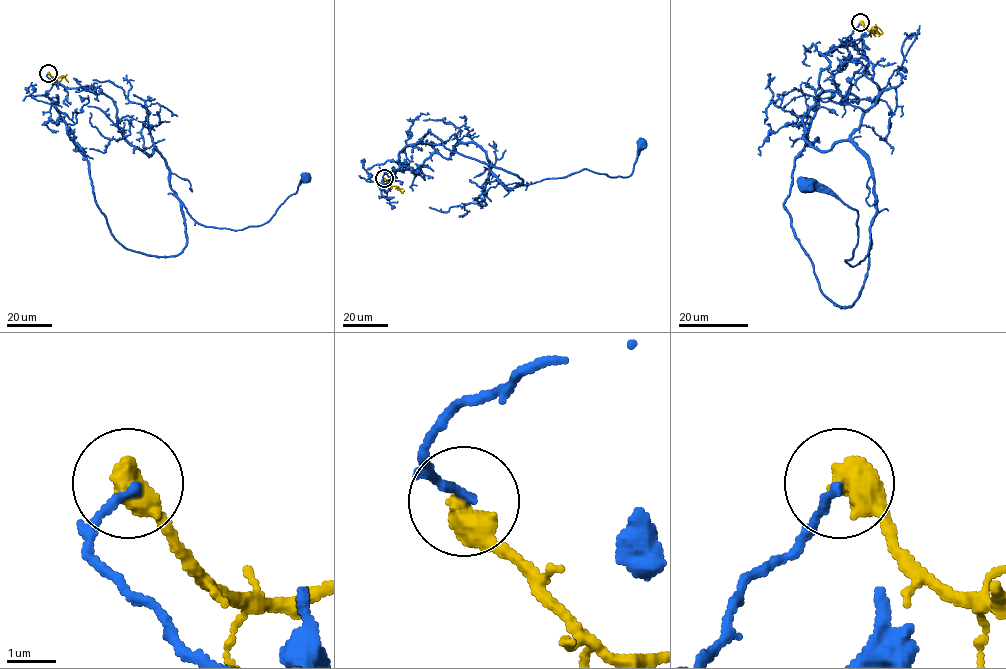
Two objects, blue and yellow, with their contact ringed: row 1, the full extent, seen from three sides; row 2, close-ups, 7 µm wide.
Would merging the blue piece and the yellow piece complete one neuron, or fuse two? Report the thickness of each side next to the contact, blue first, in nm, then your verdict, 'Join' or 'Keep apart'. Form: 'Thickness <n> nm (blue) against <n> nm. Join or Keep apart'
Thickness 180 nm (blue) against 600 nm. Keep apart

